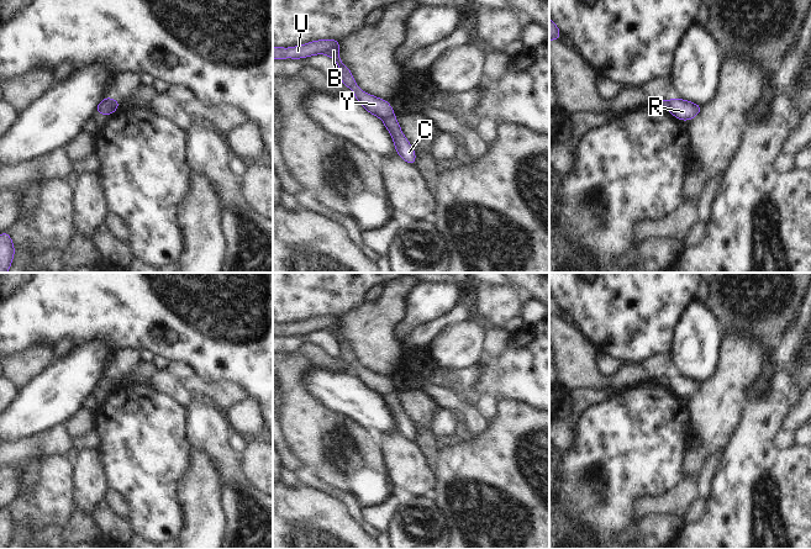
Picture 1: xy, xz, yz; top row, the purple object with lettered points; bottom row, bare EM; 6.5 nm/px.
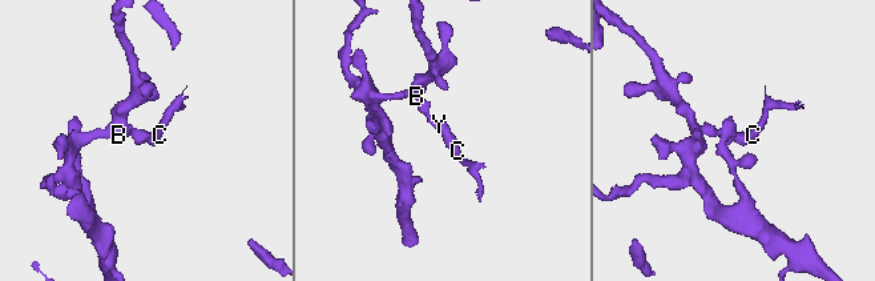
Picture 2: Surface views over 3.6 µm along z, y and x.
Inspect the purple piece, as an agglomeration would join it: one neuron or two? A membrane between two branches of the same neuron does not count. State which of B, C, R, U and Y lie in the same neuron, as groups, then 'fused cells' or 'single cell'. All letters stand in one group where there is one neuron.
groups B U Y / C R; fused cells

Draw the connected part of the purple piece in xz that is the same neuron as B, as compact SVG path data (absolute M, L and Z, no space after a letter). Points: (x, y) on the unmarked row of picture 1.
M337 315L316 316L289 324L273 323L273 336L302 336L316 331L326 331L336 338L341 359L354 369L354 375L363 385L381 396L395 392L395 387L388 376L367 370L357 361L352 348L339 334L339 321L339 315Z

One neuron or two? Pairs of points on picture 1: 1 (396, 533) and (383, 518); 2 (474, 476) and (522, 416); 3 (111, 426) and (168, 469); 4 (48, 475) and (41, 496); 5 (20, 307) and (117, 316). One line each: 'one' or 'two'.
1: two
2: one
3: one
4: one
5: one

